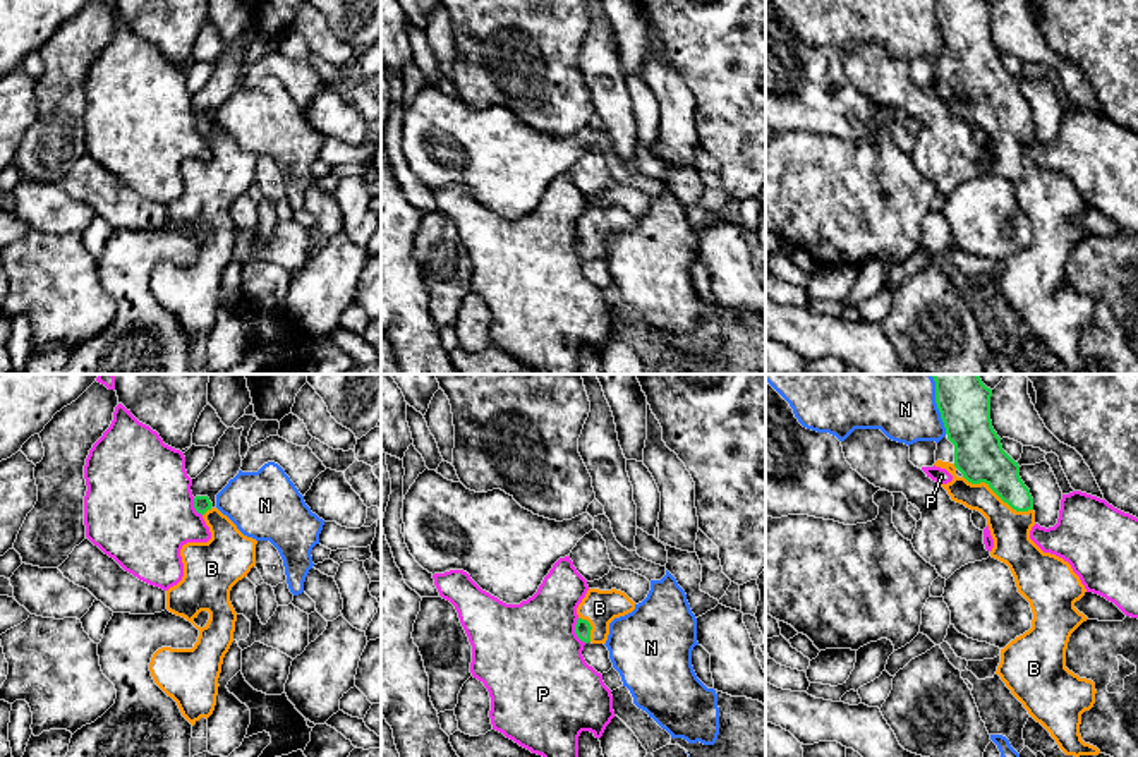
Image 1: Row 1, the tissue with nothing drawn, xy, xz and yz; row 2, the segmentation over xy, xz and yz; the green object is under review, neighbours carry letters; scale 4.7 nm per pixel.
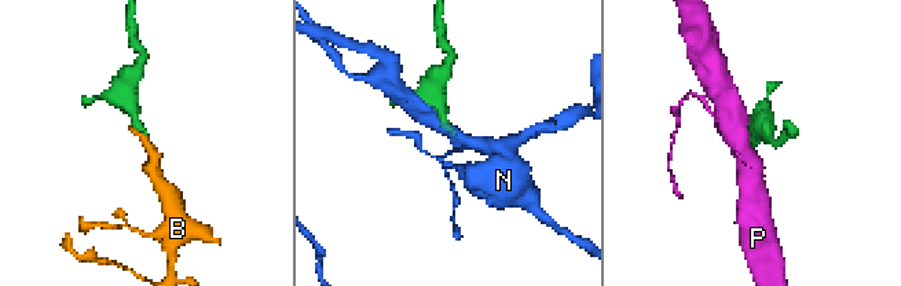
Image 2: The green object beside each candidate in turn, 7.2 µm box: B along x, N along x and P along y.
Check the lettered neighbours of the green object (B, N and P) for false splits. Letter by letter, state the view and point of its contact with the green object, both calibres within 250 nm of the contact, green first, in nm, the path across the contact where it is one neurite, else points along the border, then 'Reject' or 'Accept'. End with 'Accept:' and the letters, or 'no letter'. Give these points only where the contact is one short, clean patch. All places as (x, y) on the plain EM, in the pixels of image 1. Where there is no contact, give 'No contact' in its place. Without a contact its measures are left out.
B: Touches green at yz (998, 110). Thickness 240 nm (green) against 190 nm. Path across: yz (979, 71), (998, 110), (1008, 121), (1010, 145). Accept
N: Touches green at yz (938, 23). Thickness 240 nm (green) against 280 nm. Reject
P: Touches green at xz (575, 248). Thickness 80 nm (green) against 500 nm. Reject
Accept: B

